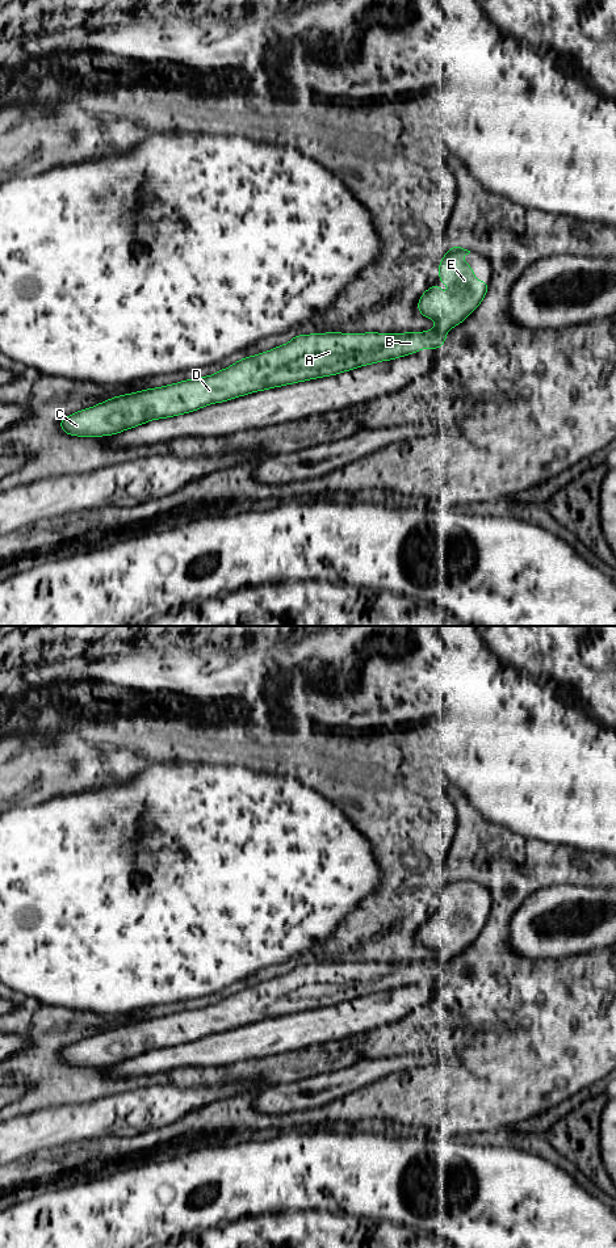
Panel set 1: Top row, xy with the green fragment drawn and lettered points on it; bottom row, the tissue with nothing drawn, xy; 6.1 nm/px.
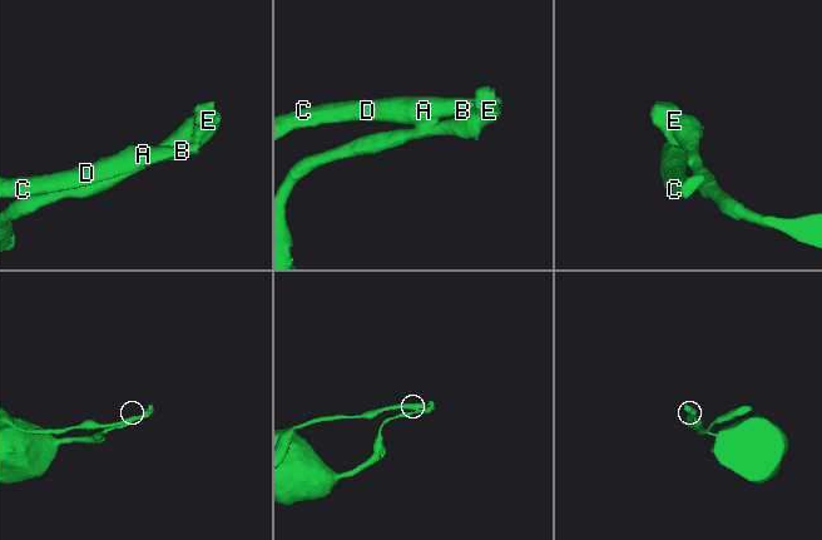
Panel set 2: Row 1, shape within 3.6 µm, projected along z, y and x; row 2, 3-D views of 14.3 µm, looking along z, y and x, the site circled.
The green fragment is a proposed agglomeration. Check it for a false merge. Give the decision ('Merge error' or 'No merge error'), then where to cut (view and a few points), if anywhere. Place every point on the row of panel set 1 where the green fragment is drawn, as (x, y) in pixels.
Merge error. Split along xy (438, 331), (444, 333)

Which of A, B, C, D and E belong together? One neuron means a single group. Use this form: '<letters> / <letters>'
A B C D / E

